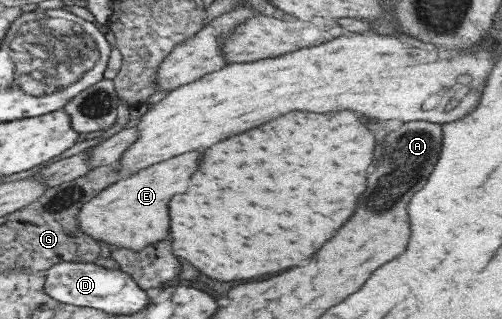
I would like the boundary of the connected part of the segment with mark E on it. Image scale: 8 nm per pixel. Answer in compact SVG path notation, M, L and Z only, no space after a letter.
M193 150L179 154L155 166L149 165L128 177L123 177L99 191L77 212L78 228L96 241L106 242L124 249L139 251L147 244L163 240L169 226L167 202L173 194L181 194L189 188L189 176L199 166L201 152Z

